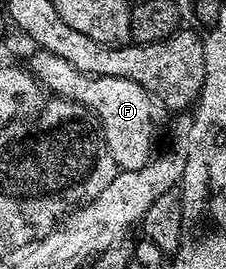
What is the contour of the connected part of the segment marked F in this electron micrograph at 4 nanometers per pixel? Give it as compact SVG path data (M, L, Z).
M40 49L34 50L29 57L28 70L50 96L70 99L86 107L99 124L109 155L115 157L120 170L143 169L143 165L147 165L154 158L153 146L157 143L157 134L165 123L167 111L151 93L143 89L143 85L135 85L135 81L127 81L123 77L85 75L75 69L75 65L63 61L63 57L55 57L55 53Z

